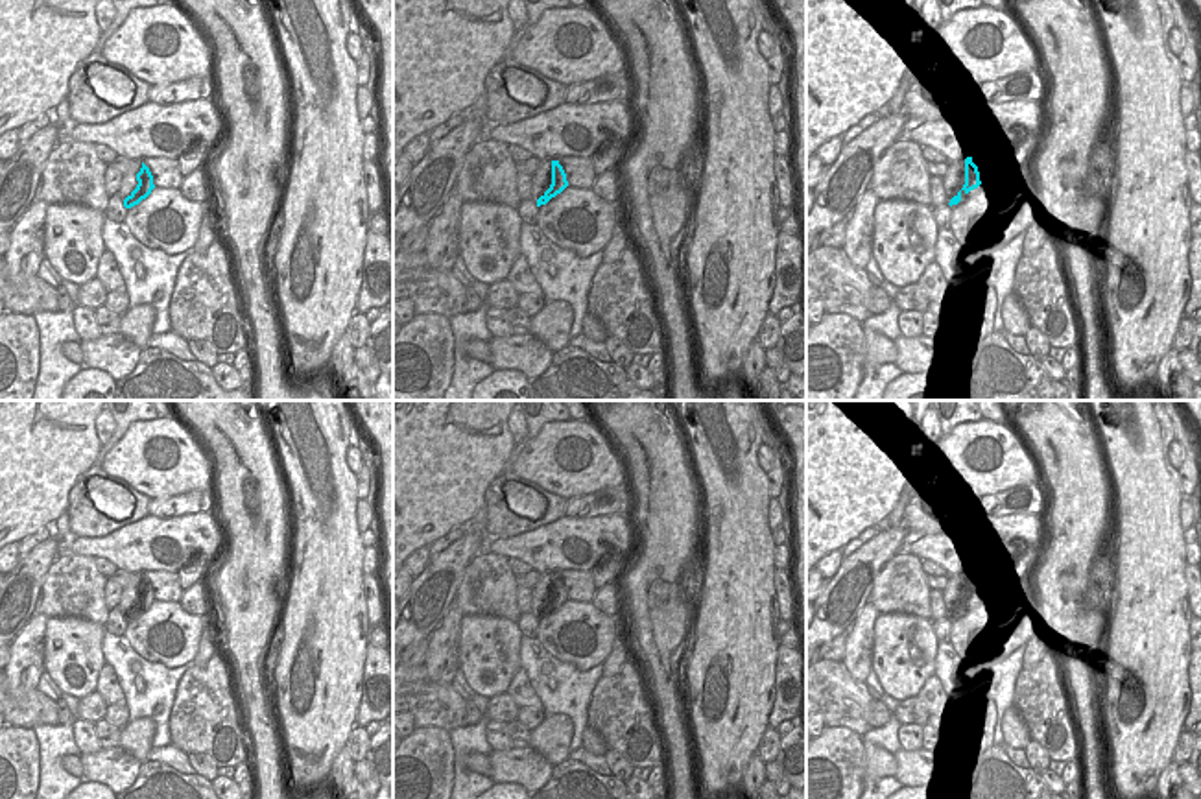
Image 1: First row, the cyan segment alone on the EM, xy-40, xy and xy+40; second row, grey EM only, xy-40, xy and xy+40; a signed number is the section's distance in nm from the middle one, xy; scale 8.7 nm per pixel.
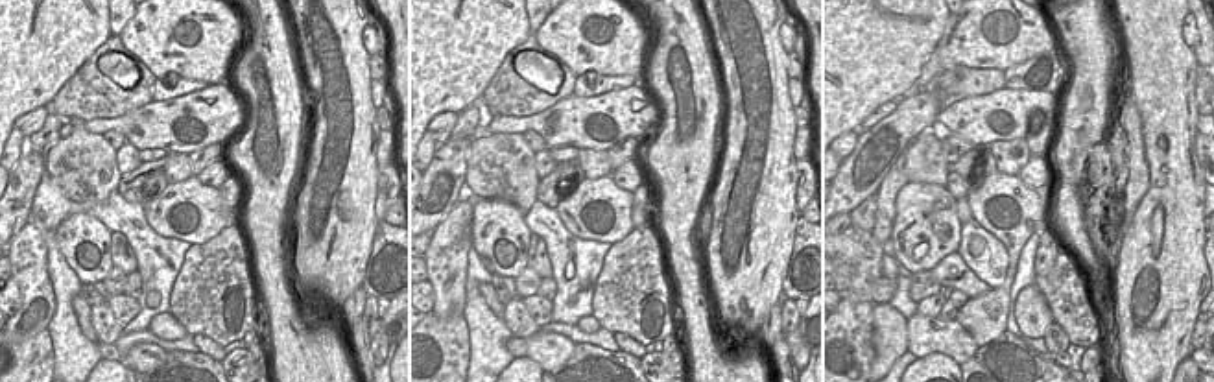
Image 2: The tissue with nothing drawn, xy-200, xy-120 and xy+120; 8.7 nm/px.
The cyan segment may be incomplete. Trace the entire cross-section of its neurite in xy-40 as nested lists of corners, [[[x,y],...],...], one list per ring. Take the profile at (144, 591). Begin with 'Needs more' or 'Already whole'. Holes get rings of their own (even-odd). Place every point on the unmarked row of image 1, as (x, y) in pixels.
Needs more. [[[135,574],[135,579],[124,587],[118,607],[124,620],[131,622],[146,613],[153,602],[149,581],[142,574]]]

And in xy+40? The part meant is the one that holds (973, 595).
Needs more. [[[972,570],[948,572],[946,587],[941,592],[950,620],[961,614],[963,605],[969,607],[981,598],[980,585],[972,576]]]

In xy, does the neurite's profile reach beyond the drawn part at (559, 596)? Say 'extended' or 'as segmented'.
extended

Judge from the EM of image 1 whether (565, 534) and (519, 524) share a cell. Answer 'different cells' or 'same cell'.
different cells

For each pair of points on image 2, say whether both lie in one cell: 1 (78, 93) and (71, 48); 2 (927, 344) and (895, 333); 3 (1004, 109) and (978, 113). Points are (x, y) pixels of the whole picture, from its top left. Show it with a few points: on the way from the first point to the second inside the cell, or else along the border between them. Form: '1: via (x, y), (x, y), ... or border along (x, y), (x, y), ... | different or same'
1: border along (104, 43), (48, 106) | different
2: border along (908, 320), (906, 351) | different
3: via (999, 113), (984, 113) | same

